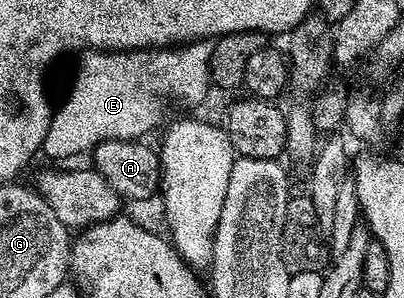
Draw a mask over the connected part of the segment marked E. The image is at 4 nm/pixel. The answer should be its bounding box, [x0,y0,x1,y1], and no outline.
[41,40,212,160]

